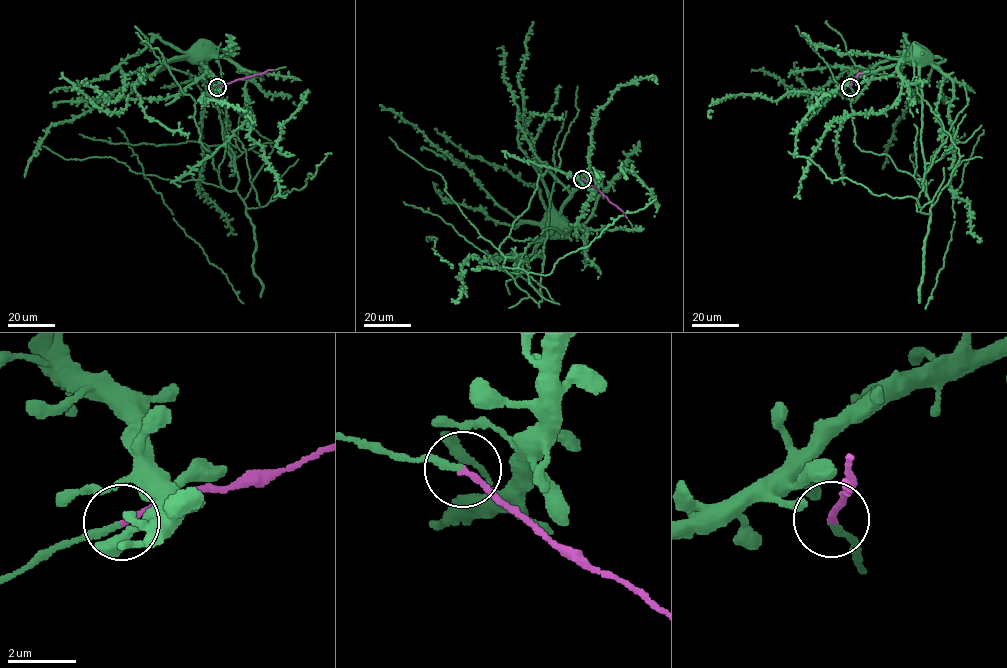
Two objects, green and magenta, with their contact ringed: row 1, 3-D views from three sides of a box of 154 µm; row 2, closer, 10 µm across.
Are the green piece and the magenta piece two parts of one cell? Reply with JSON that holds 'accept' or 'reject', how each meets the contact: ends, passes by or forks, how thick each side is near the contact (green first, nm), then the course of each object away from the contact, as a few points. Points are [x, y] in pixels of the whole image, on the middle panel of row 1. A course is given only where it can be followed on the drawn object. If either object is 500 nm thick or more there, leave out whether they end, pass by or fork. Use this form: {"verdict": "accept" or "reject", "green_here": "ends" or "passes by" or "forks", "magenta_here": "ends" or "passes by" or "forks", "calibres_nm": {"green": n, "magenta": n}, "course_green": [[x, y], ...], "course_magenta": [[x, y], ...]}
{"verdict": "accept", "green_here": "ends", "magenta_here": "ends", "calibres_nm": {"green": 200, "magenta": 160}, "course_green": [[582, 179], [556, 167], [539, 175], [501, 252], [517, 256], [547, 238], [552, 215]], "course_magenta": [[582, 179], [627, 217]]}

